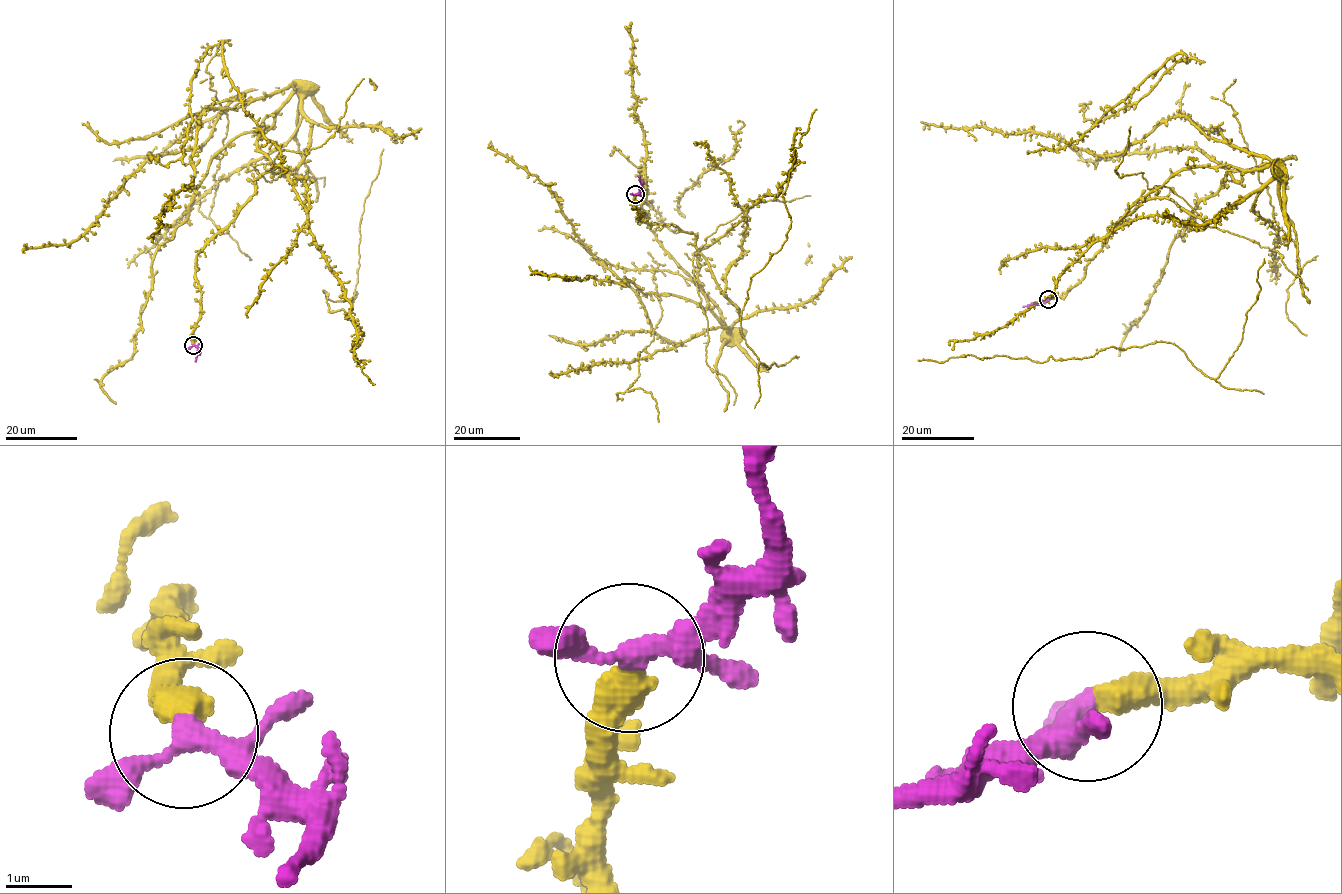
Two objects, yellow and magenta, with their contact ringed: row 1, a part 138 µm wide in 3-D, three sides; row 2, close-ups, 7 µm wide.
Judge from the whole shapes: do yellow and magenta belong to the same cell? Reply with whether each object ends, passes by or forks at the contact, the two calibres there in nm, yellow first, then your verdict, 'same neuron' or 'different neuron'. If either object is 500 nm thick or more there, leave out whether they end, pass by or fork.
yellow ends | magenta forks | 480/240 nm | same neuron

